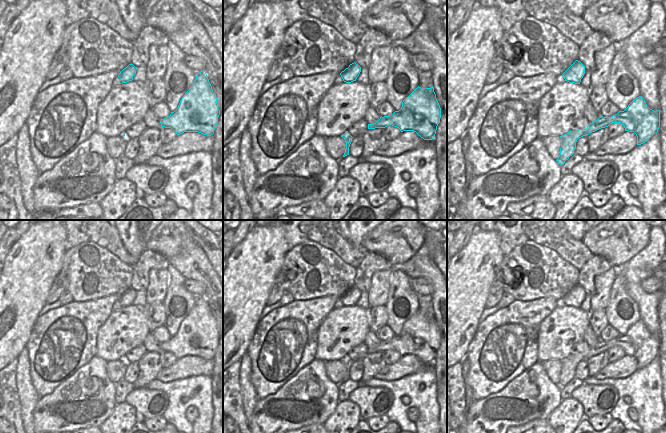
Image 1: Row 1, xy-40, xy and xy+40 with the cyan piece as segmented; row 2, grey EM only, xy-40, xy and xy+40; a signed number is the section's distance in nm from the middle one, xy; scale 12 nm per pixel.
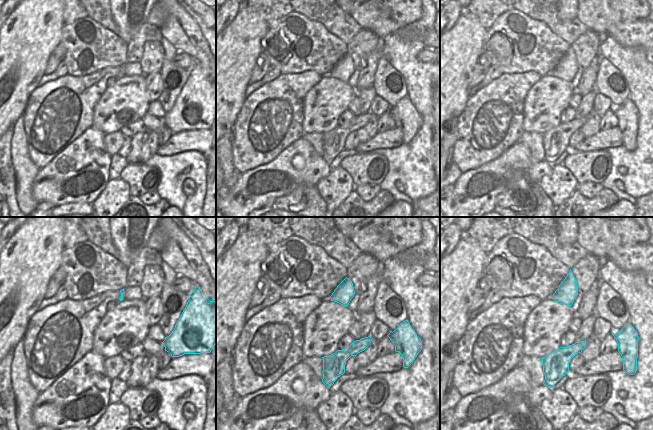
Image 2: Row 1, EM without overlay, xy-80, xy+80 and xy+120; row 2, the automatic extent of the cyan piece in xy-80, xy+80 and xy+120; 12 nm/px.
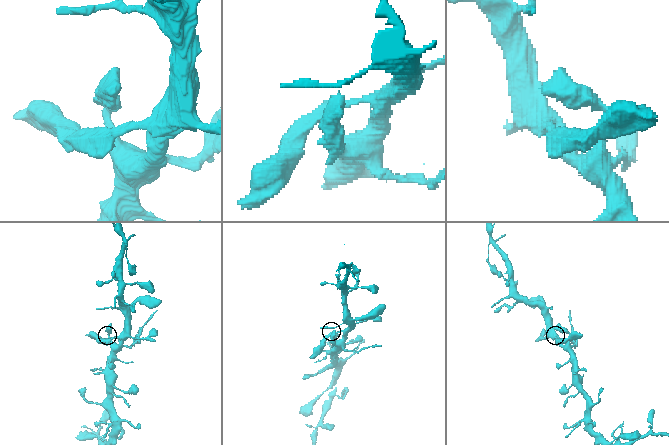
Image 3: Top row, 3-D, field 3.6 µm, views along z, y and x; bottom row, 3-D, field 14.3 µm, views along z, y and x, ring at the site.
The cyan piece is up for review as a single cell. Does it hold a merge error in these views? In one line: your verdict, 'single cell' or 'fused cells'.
single cell

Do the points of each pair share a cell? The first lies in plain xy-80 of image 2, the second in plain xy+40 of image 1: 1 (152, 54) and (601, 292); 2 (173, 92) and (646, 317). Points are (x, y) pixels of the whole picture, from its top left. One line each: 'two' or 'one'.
1: one
2: two

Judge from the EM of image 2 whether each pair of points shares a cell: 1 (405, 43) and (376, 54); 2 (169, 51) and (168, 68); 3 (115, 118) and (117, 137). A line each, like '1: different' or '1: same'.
1: different
2: same
3: different

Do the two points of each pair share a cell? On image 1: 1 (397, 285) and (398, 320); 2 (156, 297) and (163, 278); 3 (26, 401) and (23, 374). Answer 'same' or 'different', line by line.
1: same
2: same
3: same

